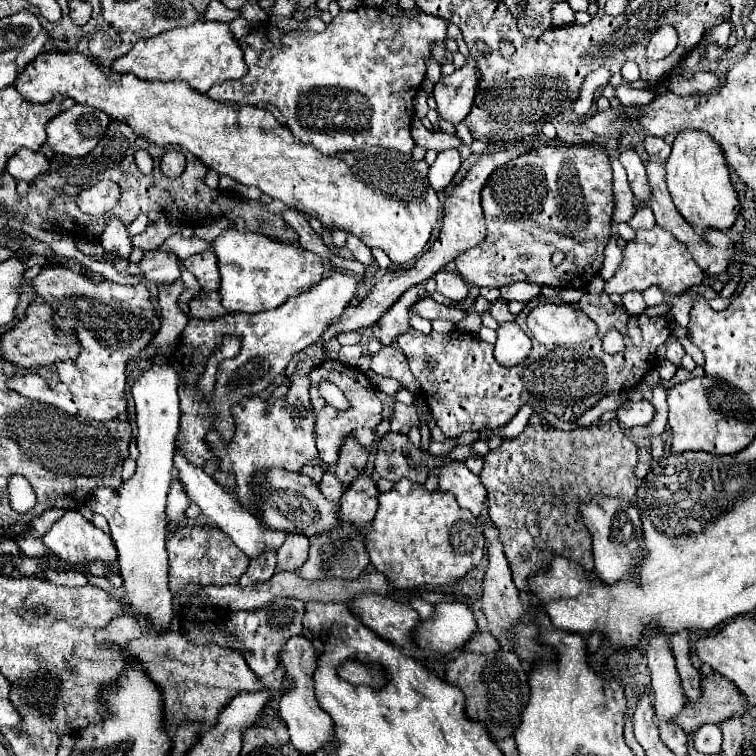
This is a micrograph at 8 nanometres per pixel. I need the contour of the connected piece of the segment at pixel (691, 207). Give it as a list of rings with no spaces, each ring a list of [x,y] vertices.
[[[690,129],[678,131],[678,135],[672,143],[672,153],[670,153],[670,157],[666,159],[664,165],[666,165],[666,183],[668,183],[668,189],[672,193],[674,205],[678,207],[682,217],[688,223],[692,223],[696,227],[696,231],[700,231],[700,235],[702,235],[704,227],[730,229],[734,225],[734,221],[738,217],[738,211],[740,211],[738,193],[730,183],[730,173],[728,173],[728,163],[726,163],[724,151],[722,151],[720,145],[716,145],[712,135],[708,135],[706,131],[694,131],[694,129],[692,131]]]

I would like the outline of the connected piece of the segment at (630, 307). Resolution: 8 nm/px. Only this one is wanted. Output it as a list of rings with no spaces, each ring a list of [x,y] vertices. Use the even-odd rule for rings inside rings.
[[[640,291],[624,293],[622,295],[622,303],[624,303],[624,309],[628,311],[628,315],[640,315],[646,309],[646,303],[644,303]]]

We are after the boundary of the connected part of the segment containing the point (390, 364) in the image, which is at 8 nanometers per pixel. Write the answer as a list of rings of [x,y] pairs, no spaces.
[[[384,345],[378,353],[372,355],[370,369],[374,373],[382,375],[382,377],[394,377],[394,379],[398,379],[412,393],[420,391],[420,383],[412,375],[412,371],[408,367],[408,361],[406,361],[406,355],[400,349],[392,347],[392,345]]]

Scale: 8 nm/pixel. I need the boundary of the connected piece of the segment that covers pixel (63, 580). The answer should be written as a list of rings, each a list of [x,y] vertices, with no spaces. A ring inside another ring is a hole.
[[[50,571],[50,575],[44,575],[50,583],[56,585],[64,585],[64,587],[80,587],[80,585],[88,585],[88,577],[84,573],[78,571],[66,571],[66,573],[56,573]]]

